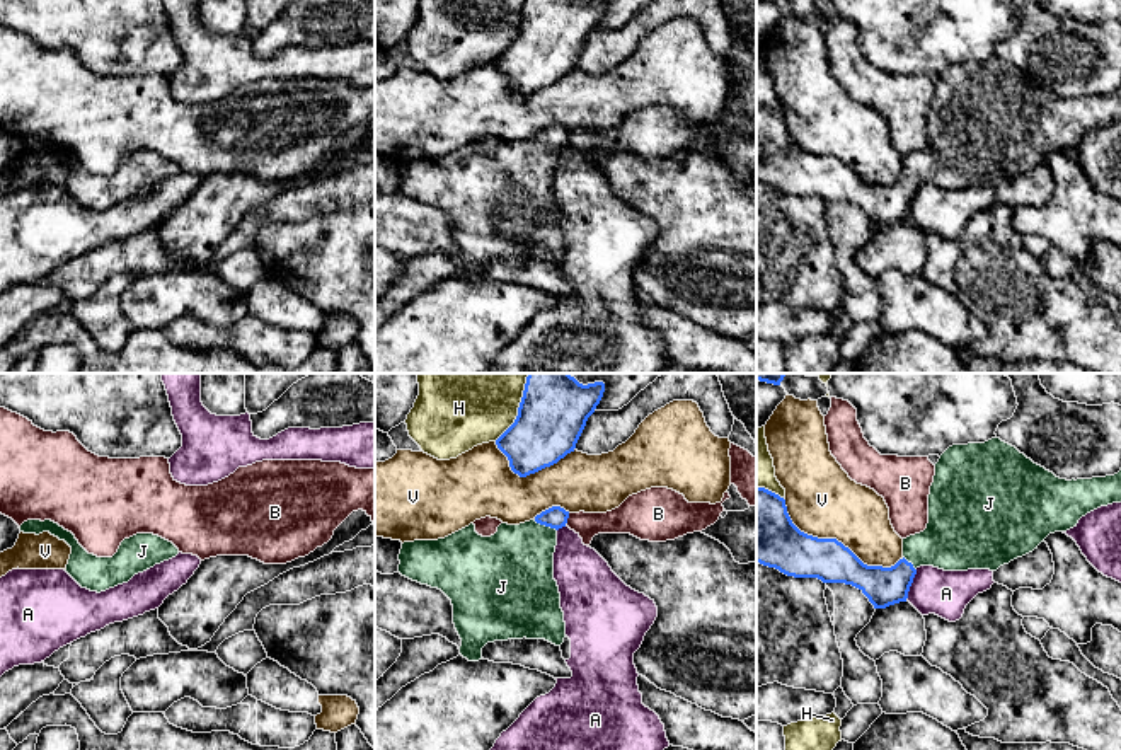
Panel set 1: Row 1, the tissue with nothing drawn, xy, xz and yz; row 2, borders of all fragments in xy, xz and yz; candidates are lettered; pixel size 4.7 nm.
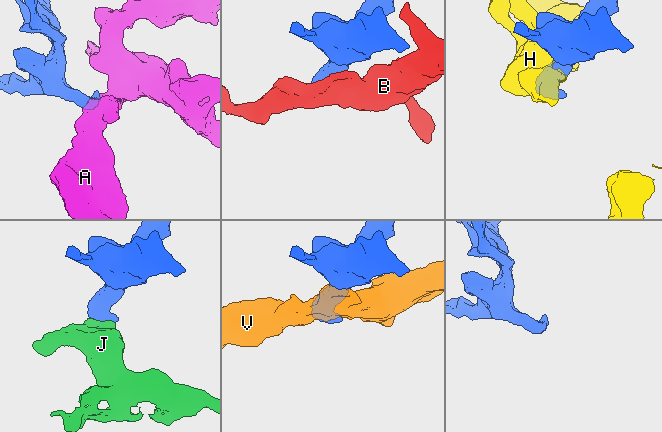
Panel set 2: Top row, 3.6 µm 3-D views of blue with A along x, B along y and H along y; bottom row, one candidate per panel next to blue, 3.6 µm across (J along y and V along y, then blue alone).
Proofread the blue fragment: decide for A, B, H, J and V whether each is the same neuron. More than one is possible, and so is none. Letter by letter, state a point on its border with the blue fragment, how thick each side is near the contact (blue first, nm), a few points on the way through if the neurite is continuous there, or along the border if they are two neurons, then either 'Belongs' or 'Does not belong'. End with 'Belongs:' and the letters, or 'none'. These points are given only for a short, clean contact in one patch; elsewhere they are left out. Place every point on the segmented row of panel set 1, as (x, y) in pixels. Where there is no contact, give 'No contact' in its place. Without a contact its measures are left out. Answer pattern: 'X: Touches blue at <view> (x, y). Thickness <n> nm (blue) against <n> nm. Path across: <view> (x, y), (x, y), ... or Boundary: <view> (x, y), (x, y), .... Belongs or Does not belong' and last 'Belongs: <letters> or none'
A: Touches blue at yz (910, 585). Thickness 180 nm (blue) against 220 nm. Does not belong
B: Touches blue at xz (568, 517). Thickness 110 nm (blue) against 130 nm. Boundary: xz (569, 513), (564, 524). Does not belong
H: Touches blue at xz (518, 408). Thickness 320 nm (blue) against 500 nm. Does not belong
J: Touches blue at xz (546, 525). Thickness 110 nm (blue) against 360 nm. Path across: xz (556, 517), (546, 525), (515, 566). Belongs
V: Touches blue at yz (835, 539). Thickness 220 nm (blue) against 340 nm. Does not belong
Belongs: J

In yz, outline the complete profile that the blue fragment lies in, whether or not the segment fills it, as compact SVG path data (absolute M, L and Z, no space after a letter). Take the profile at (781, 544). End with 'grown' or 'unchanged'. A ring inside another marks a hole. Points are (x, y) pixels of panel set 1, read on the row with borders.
M995 436L985 443L952 445L940 455L928 494L927 528L903 539L903 557L891 568L867 566L836 539L818 539L801 532L787 513L785 499L756 486L756 562L794 578L818 578L823 583L852 585L869 598L874 609L886 609L906 602L920 566L934 566L944 571L997 571L1000 566L1038 549L1049 534L1066 532L1077 527L1087 513L1112 503L1121 503L1121 470L1106 477L1060 479Z; grown

